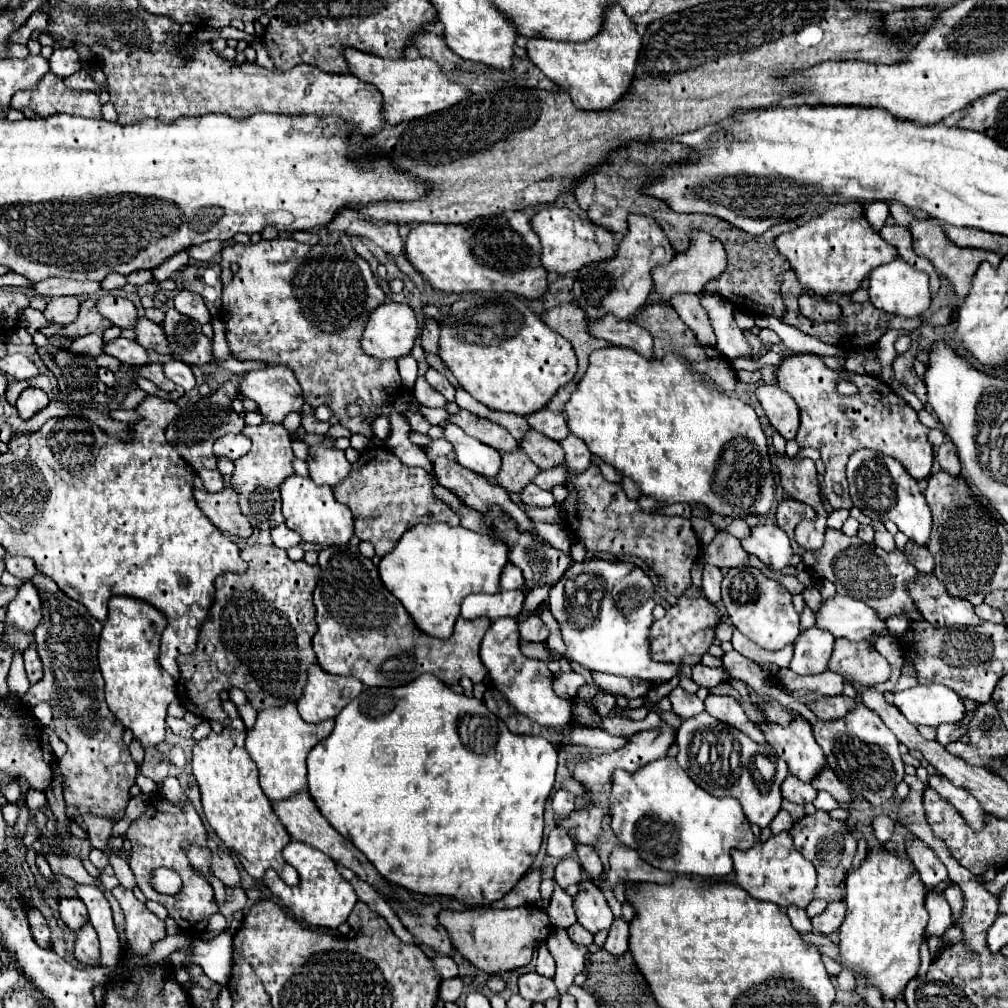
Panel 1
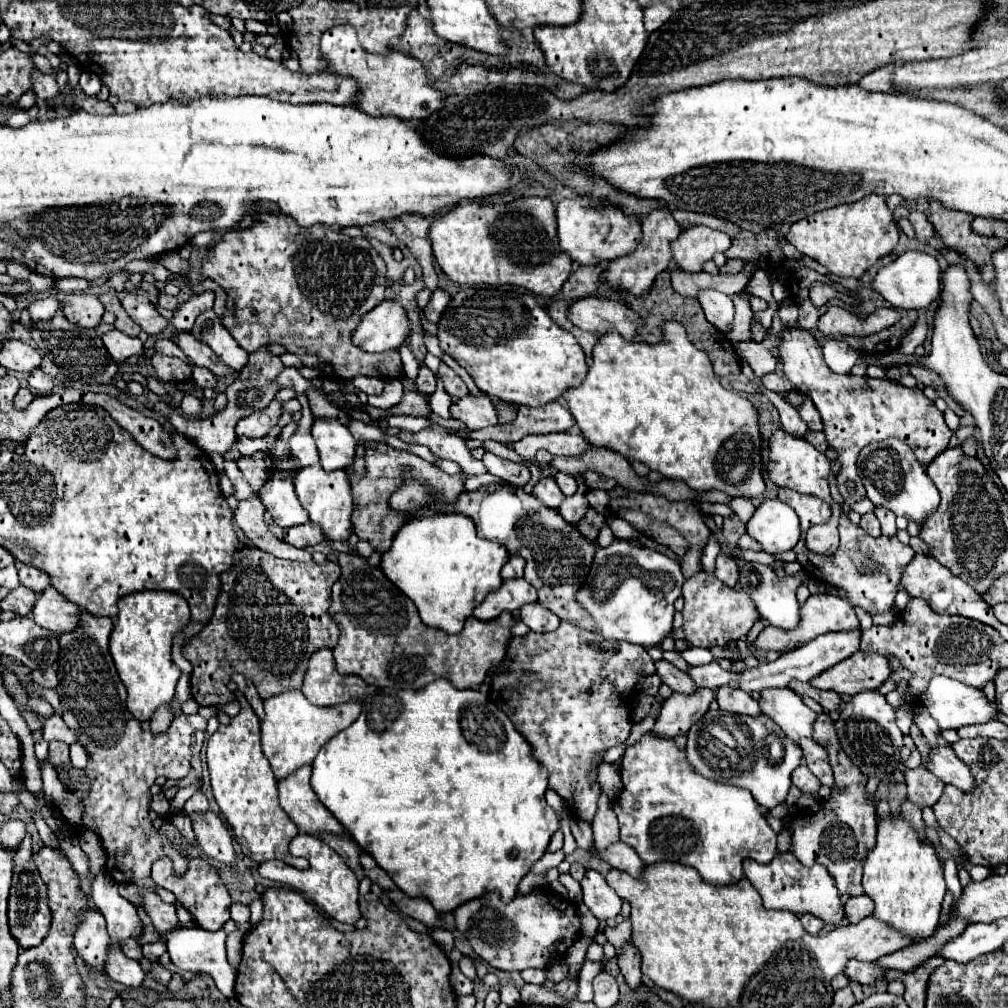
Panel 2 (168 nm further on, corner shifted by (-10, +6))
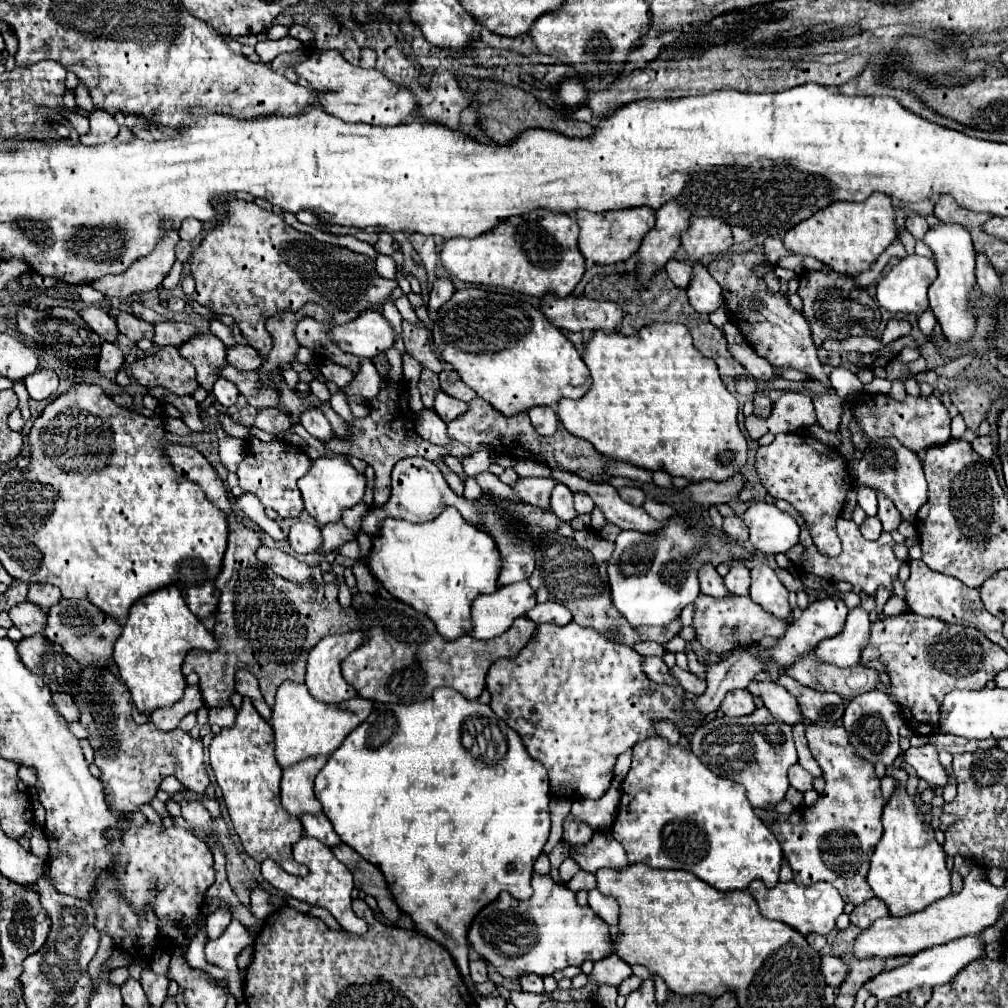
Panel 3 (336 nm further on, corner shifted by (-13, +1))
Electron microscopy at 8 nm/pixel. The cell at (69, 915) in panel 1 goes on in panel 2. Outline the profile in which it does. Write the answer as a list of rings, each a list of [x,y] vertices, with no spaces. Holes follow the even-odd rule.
[[[96,909],[78,911],[76,917],[78,927],[74,933],[74,947],[86,965],[102,971],[102,959],[106,959],[106,943],[110,943],[106,921]]]

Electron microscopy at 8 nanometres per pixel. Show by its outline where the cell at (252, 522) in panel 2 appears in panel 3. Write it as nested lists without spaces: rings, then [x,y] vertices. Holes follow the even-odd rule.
[[[261,546],[256,557],[263,564],[267,564],[277,576],[285,578],[285,580],[293,580],[295,584],[307,584],[309,580],[313,580],[311,568],[303,562],[299,562],[297,558],[293,558],[285,552],[277,548],[268,548]]]

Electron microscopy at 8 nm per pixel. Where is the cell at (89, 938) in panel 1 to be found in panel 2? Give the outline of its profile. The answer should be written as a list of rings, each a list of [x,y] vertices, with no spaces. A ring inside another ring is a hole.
[[[112,943],[108,947],[108,955],[106,955],[106,963],[104,963],[104,971],[118,983],[126,985],[126,987],[140,987],[144,981],[144,971],[140,967],[138,961],[128,959],[118,943]]]

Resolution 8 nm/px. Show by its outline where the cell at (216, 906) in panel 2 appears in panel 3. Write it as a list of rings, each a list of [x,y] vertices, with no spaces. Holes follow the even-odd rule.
[[[217,910],[217,912],[209,914],[207,916],[207,936],[209,936],[209,940],[215,940],[217,936],[221,936],[221,932],[229,926],[229,920],[231,920],[229,910]]]

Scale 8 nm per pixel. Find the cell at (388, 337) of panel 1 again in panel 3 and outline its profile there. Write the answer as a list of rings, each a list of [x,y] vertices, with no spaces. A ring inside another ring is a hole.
[[[367,310],[347,324],[339,324],[327,330],[329,340],[343,352],[359,358],[375,358],[393,346],[395,334],[381,312]]]

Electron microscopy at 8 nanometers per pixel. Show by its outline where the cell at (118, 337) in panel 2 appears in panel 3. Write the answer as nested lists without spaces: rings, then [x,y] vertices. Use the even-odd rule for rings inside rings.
[[[103,342],[101,346],[101,352],[99,352],[99,362],[97,362],[97,368],[101,374],[107,374],[107,372],[117,372],[123,364],[123,352],[119,350],[117,344],[109,344],[109,342]]]

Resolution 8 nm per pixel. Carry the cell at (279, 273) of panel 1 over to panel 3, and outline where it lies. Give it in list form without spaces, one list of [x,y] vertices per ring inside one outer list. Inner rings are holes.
[[[237,198],[227,202],[225,220],[209,230],[193,250],[191,274],[197,282],[193,300],[207,306],[215,316],[233,316],[247,344],[261,354],[270,351],[265,318],[279,310],[299,310],[307,302],[333,310],[331,322],[317,322],[311,318],[301,320],[297,326],[297,340],[301,346],[317,352],[319,358],[331,358],[335,364],[347,366],[353,372],[359,368],[359,358],[341,352],[327,340],[327,330],[345,324],[347,320],[355,320],[375,304],[383,304],[397,286],[397,280],[385,280],[377,274],[371,258],[319,242],[311,234],[287,226],[281,214]]]

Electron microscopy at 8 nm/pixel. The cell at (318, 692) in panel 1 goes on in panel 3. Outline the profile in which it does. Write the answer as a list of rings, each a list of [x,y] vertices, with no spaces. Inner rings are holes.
[[[357,630],[357,632],[347,632],[347,634],[337,634],[337,636],[329,636],[321,642],[317,642],[311,652],[309,652],[309,658],[307,658],[307,676],[305,676],[305,684],[309,688],[309,692],[325,702],[325,704],[339,704],[343,700],[349,700],[353,698],[357,692],[351,684],[347,684],[341,676],[341,662],[359,646],[363,644],[365,640],[365,632]]]

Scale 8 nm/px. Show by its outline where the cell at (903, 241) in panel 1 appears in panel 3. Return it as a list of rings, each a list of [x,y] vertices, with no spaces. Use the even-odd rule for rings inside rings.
[[[913,214],[913,216],[907,216],[907,220],[905,220],[905,228],[913,234],[915,240],[921,240],[921,238],[927,234],[929,224],[927,224],[927,220],[925,220],[923,216]]]

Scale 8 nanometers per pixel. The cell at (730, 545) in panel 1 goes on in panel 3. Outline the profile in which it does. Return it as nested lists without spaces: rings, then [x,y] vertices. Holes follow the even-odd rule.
[[[739,516],[723,518],[723,532],[741,544],[749,540],[749,530],[745,528],[745,522]]]

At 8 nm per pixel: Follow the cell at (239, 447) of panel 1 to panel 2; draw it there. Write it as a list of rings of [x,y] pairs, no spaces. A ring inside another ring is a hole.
[[[272,401],[266,409],[256,411],[254,415],[250,415],[246,419],[240,419],[236,425],[236,435],[250,437],[250,439],[262,437],[274,425],[274,419],[278,419],[278,415],[282,415],[282,403]]]

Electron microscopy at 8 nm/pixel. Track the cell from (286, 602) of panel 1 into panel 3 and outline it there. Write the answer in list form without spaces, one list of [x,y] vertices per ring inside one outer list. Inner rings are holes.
[[[169,444],[165,448],[165,454],[173,462],[177,474],[185,476],[191,482],[197,482],[203,488],[205,496],[225,512],[229,522],[229,550],[225,552],[223,568],[217,576],[221,600],[217,606],[217,624],[213,634],[219,642],[219,650],[213,654],[189,652],[183,664],[183,672],[197,672],[203,700],[209,708],[215,708],[229,704],[229,698],[235,690],[235,672],[239,668],[251,670],[261,684],[265,702],[273,706],[275,692],[285,680],[303,682],[307,654],[321,638],[357,630],[357,612],[339,606],[339,584],[309,582],[305,586],[299,586],[281,580],[273,570],[265,568],[255,558],[255,552],[261,546],[261,532],[255,532],[253,528],[241,524],[241,520],[233,512],[223,480],[217,476],[205,456],[195,448],[175,444]]]

